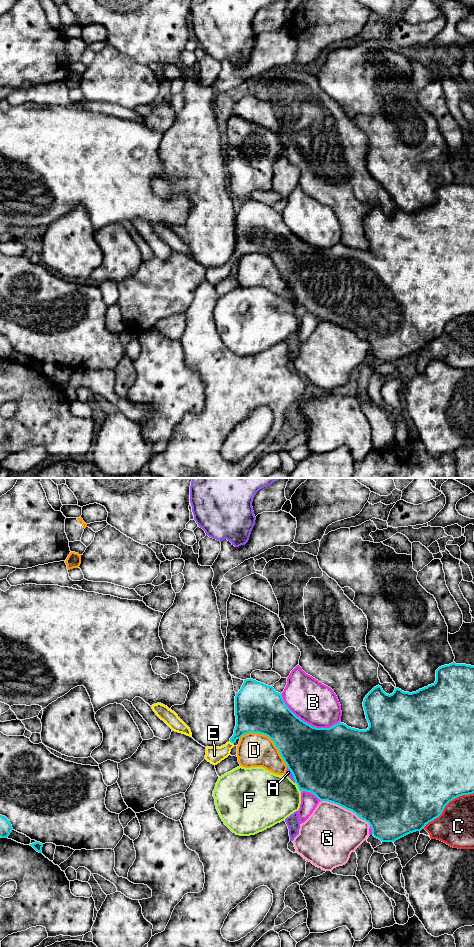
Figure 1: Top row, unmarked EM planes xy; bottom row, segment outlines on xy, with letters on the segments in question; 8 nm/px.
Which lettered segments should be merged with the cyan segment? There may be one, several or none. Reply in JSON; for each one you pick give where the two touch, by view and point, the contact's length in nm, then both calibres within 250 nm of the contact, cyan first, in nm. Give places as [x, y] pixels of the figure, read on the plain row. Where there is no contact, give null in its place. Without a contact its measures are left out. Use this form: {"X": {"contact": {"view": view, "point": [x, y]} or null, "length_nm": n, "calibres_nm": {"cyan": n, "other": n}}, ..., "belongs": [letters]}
{"E": {"contact": {"view": "xy", "point": [231, 262]}, "length_nm": 50, "calibres_nm": {"cyan": 240, "other": 140}}, "belongs": ["E"]}

